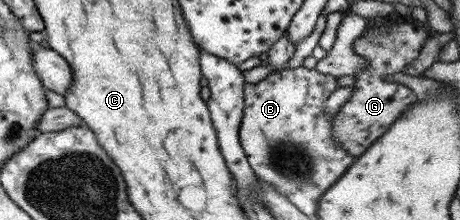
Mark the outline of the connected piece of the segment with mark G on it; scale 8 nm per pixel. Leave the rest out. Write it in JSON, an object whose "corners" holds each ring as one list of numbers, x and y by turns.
{"corners":[[393,23,388,28,365,29,353,41,353,52,365,60,367,67,357,71,353,78,353,92,349,99,339,108,331,121,331,138,333,144,343,148,351,158,359,158,365,150,387,132,392,122,395,122,409,106,413,106,418,98,405,85,389,79,391,74,403,72,409,62,417,58,419,50,429,32,423,28,415,28,412,23]]}

